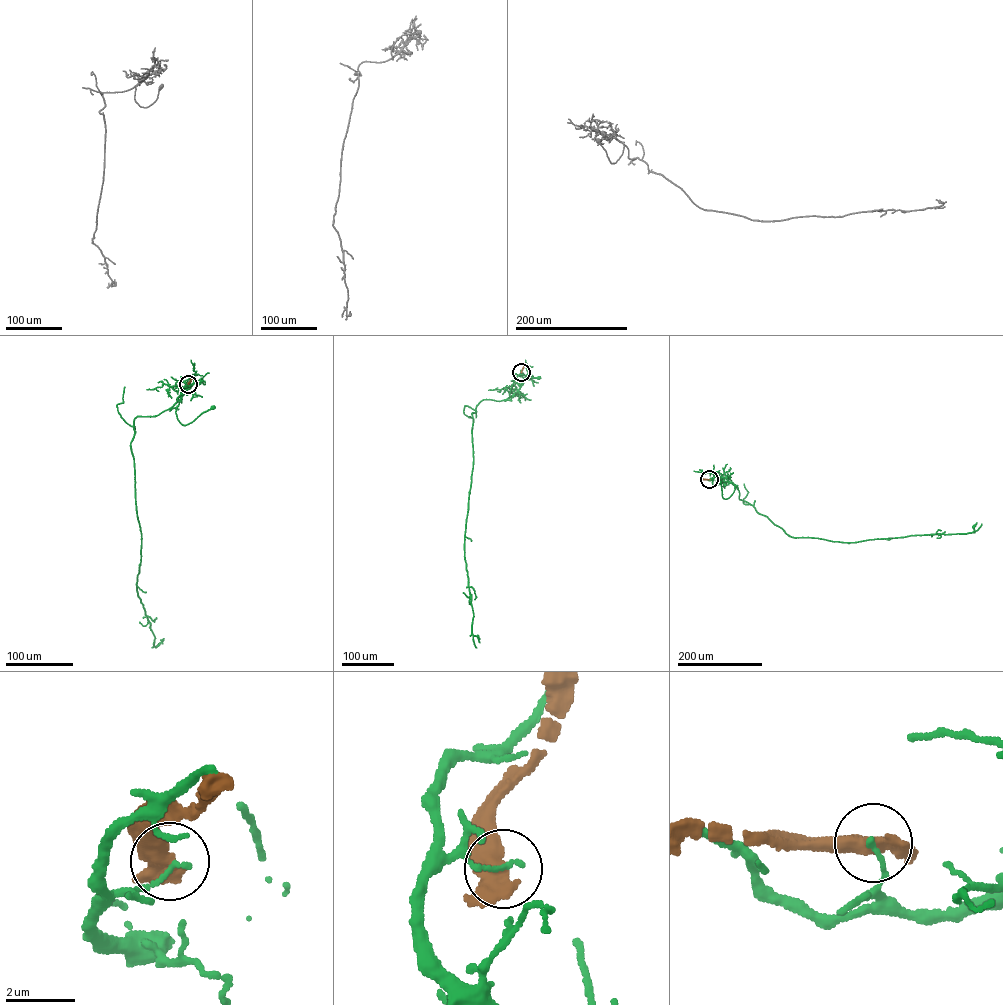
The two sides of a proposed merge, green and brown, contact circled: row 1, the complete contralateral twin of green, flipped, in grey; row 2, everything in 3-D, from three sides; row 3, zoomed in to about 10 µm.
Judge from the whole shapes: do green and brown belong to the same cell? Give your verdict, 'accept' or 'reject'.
reject

